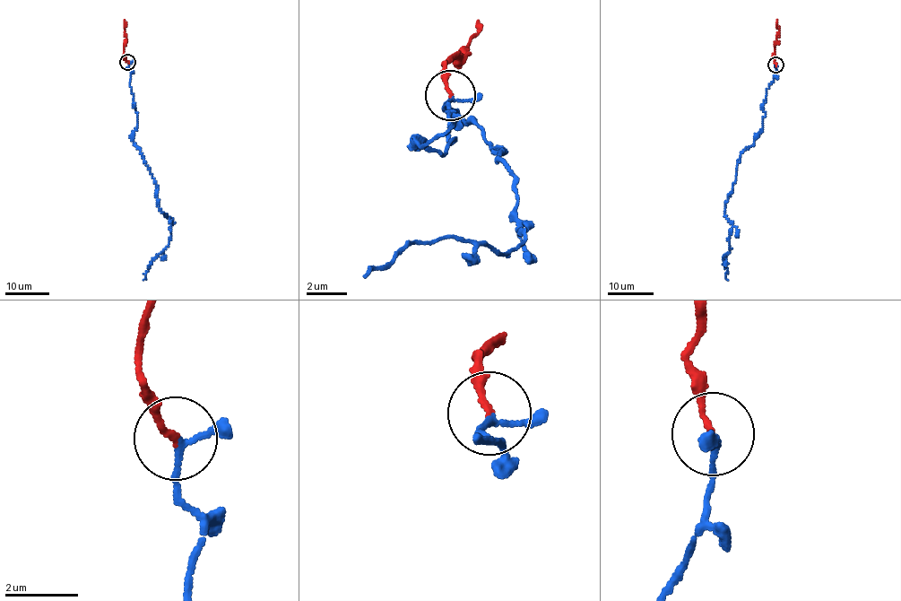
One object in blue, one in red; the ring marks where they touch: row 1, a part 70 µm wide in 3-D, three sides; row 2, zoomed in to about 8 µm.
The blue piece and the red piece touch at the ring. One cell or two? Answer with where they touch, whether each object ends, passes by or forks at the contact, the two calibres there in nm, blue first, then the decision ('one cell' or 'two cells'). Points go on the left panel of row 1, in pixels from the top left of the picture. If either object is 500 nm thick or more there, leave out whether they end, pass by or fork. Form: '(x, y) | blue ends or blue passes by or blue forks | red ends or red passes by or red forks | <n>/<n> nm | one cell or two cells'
(127, 62) | blue passes by | red ends | 140/150 nm | one cell

